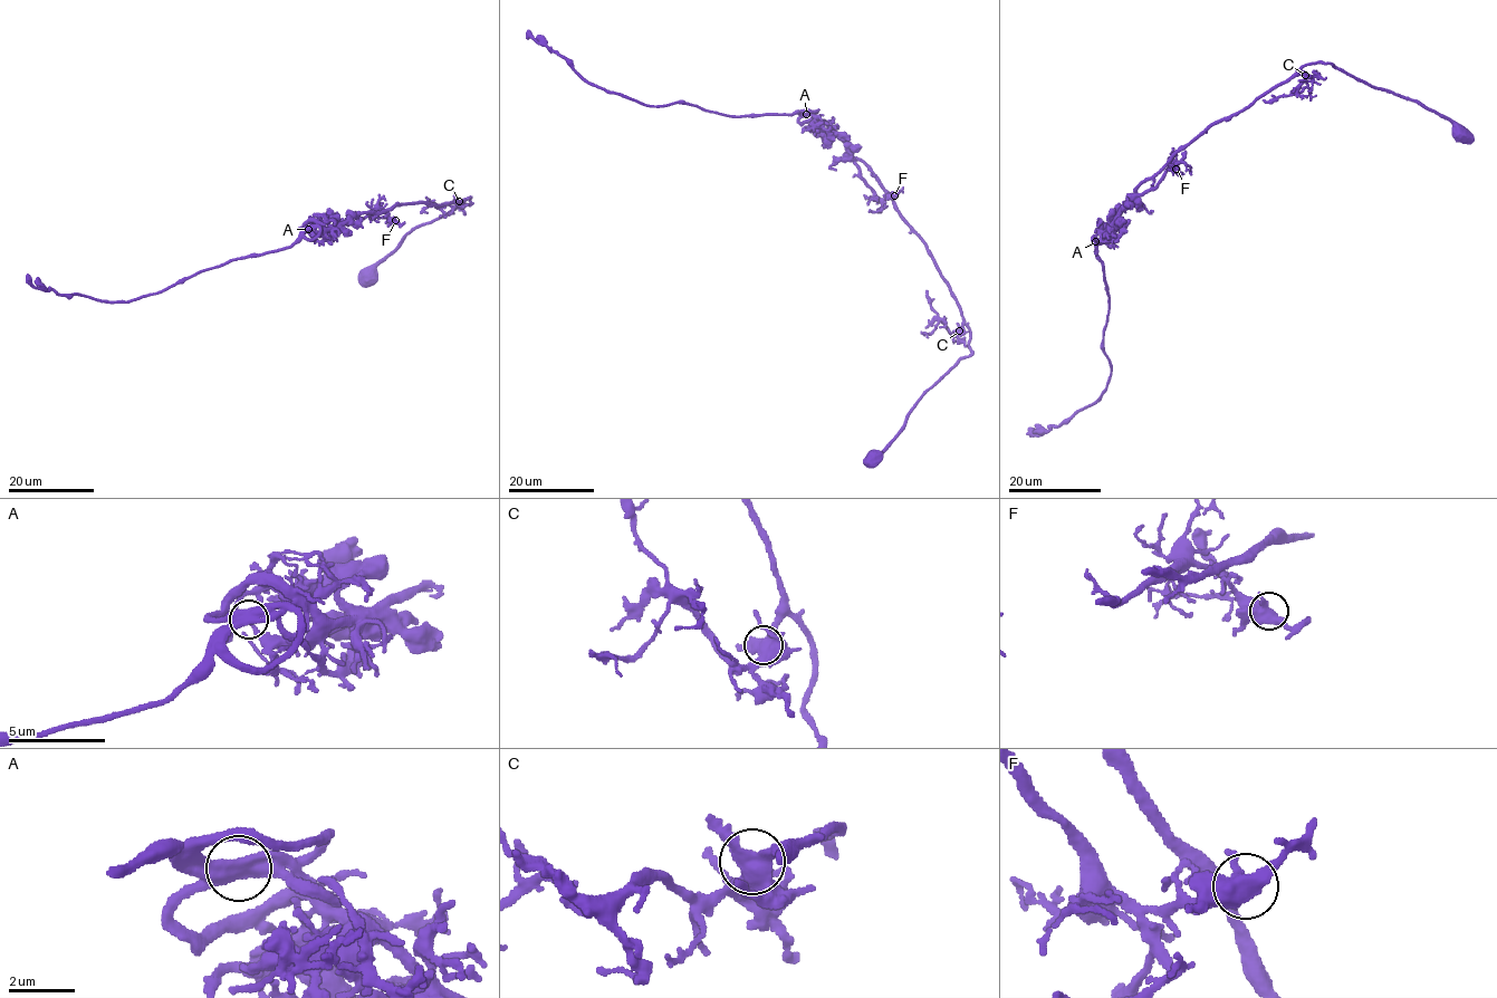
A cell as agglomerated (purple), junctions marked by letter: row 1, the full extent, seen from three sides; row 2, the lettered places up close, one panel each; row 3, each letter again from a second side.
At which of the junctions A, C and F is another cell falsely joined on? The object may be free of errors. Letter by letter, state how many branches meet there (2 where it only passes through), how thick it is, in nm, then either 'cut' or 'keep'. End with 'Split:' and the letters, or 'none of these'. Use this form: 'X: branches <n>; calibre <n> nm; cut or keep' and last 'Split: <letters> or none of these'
A: branches 3; calibre 480 nm; keep
C: branches 3; calibre 460 nm; keep
F: branches 3; calibre 480 nm; keep
Split: none of these

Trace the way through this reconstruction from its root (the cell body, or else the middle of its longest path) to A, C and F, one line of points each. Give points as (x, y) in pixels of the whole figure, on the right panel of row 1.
A: (1459, 133), (1449, 120), (1416, 102), (1330, 63), (1306, 64), (1177, 150), (1143, 181), (1096, 241)
C: (1459, 133), (1439, 114), (1355, 79), (1330, 63), (1304, 65), (1298, 73), (1305, 75)
F: (1459, 133), (1449, 120), (1416, 102), (1314, 61), (1180, 147), (1169, 163), (1176, 169)

